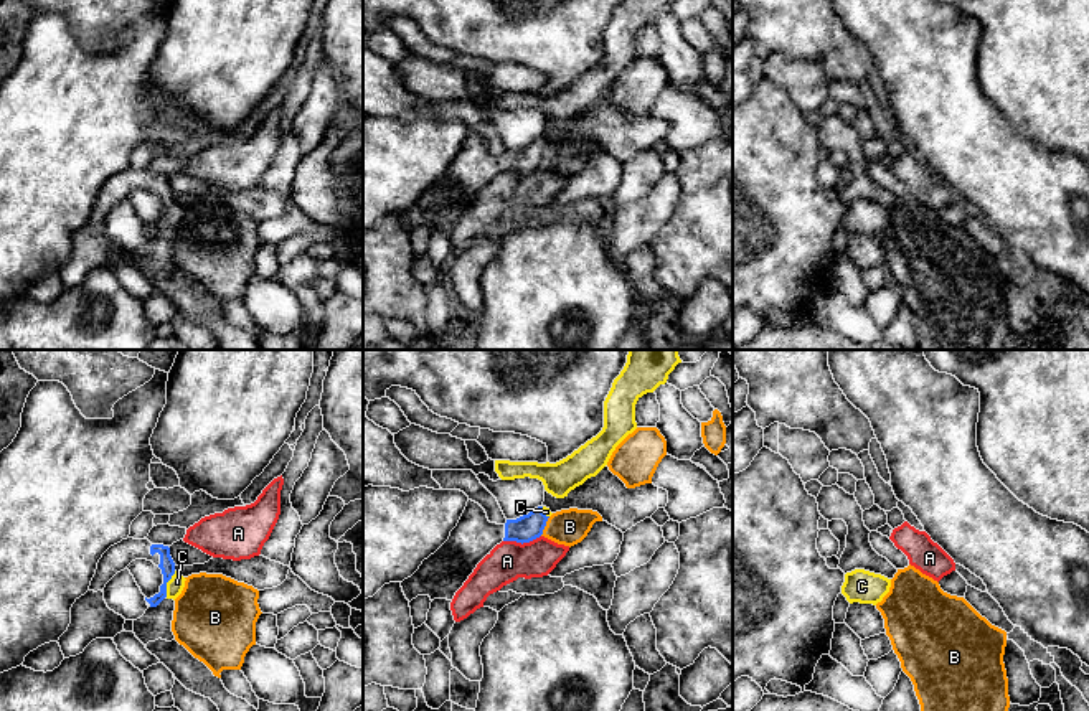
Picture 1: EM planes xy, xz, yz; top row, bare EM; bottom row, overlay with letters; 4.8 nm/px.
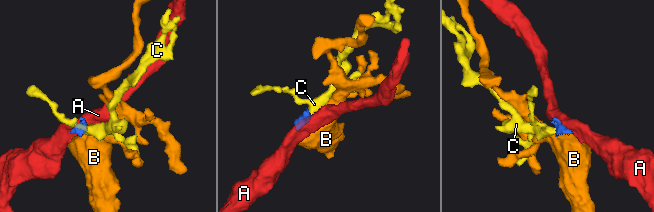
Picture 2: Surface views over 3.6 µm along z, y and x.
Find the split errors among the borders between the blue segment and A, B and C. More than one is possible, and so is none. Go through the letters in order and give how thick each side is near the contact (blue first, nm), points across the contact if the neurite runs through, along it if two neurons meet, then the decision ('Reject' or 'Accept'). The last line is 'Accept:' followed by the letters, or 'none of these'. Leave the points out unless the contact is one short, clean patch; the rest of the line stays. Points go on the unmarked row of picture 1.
A: Thickness 130 nm (blue) against 190 nm. Boundary: xz (540, 165), (522, 174), (504, 172). Reject
B: Thickness 130 nm (blue) against 180 nm. Boundary: xz (550, 147), (540, 165). Reject
C: Thickness 70 nm (blue) against 80 nm. Path across: xy (167, 195), (165, 215), (177, 213). Accept
Accept: C

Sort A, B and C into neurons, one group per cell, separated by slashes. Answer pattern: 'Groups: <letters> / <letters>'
Groups: A / B / C

